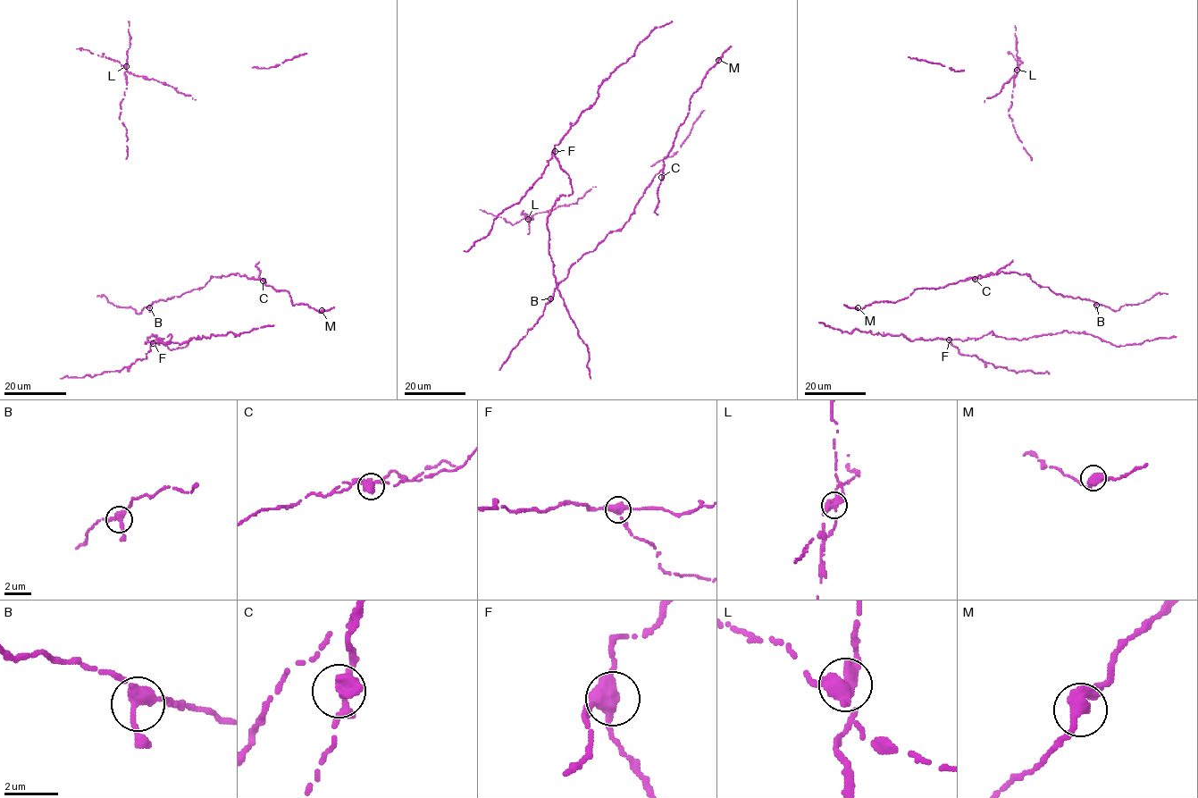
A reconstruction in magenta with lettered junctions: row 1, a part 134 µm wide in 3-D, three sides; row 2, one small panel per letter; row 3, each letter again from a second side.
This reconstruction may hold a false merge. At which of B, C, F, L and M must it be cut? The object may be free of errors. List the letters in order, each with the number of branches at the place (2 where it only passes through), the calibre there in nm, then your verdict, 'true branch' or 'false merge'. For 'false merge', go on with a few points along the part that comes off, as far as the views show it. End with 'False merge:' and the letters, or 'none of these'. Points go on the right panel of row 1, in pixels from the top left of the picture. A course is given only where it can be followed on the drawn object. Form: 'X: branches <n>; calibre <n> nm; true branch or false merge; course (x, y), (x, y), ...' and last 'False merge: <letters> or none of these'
B: branches 3; calibre 320 nm; true branch
C: branches 3; calibre 360 nm; true branch
F: branches 3; calibre 360 nm; true branch
L: branches 3; calibre 400 nm; false merge; course (1017, 69), (1012, 105), (1008, 111), (1017, 137), (1032, 160)
M: branches 2; calibre 400 nm; true branch
False merge: L

